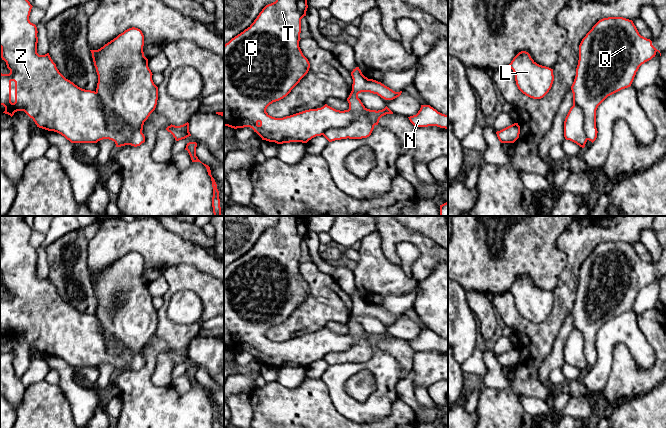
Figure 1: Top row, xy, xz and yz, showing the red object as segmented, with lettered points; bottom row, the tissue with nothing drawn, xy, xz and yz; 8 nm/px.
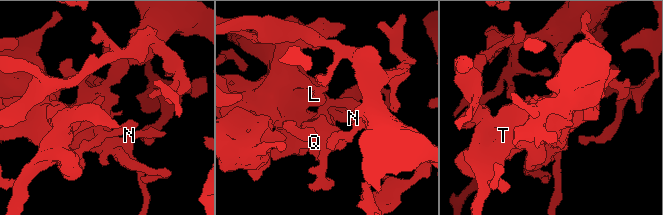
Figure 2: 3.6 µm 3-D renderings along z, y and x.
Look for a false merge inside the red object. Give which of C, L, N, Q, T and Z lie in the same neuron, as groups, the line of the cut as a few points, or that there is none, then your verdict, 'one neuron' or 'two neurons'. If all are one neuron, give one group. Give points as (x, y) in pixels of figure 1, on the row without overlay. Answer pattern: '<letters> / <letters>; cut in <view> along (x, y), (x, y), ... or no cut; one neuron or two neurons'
C L N T Z / Q; cut in xy along (95, 316), (104, 336), (131, 353), (128, 368); two neurons

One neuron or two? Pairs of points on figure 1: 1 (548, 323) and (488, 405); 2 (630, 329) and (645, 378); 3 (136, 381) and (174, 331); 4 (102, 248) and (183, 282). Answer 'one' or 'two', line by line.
1: one
2: two
3: two
4: two

